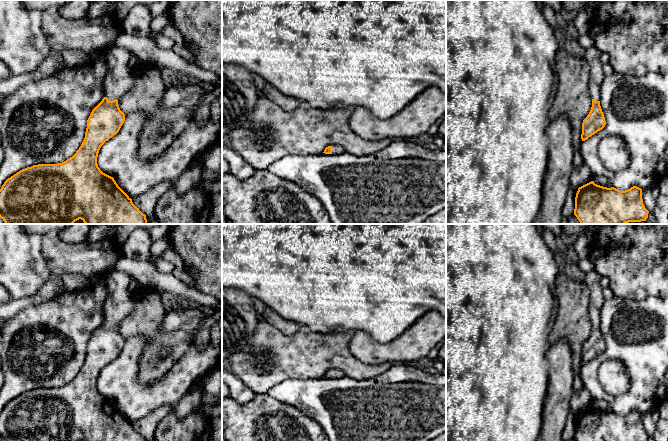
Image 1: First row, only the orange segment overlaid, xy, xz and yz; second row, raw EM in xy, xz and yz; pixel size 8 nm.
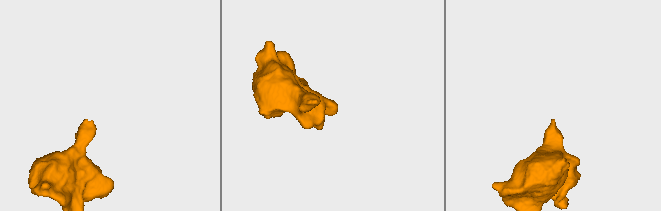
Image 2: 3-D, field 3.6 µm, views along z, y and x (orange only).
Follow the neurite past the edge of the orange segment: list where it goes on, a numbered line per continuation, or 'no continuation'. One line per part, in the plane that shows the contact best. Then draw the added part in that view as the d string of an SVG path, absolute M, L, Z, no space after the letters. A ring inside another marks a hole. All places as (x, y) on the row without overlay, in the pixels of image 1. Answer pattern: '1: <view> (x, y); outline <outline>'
1: xy (119, 303); outline M113 270L104 276L108 297L104 303L104 321L109 325L119 324L134 309L134 301L129 293L132 276Z

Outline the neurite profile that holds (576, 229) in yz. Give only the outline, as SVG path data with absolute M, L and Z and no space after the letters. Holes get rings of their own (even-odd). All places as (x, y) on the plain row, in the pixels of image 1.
M562 224L564 234L581 235L586 234L592 226L590 224Z

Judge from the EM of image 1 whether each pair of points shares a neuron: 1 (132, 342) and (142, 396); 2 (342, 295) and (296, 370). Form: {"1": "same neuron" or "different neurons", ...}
{"1": "same neuron", "2": "different neurons"}

